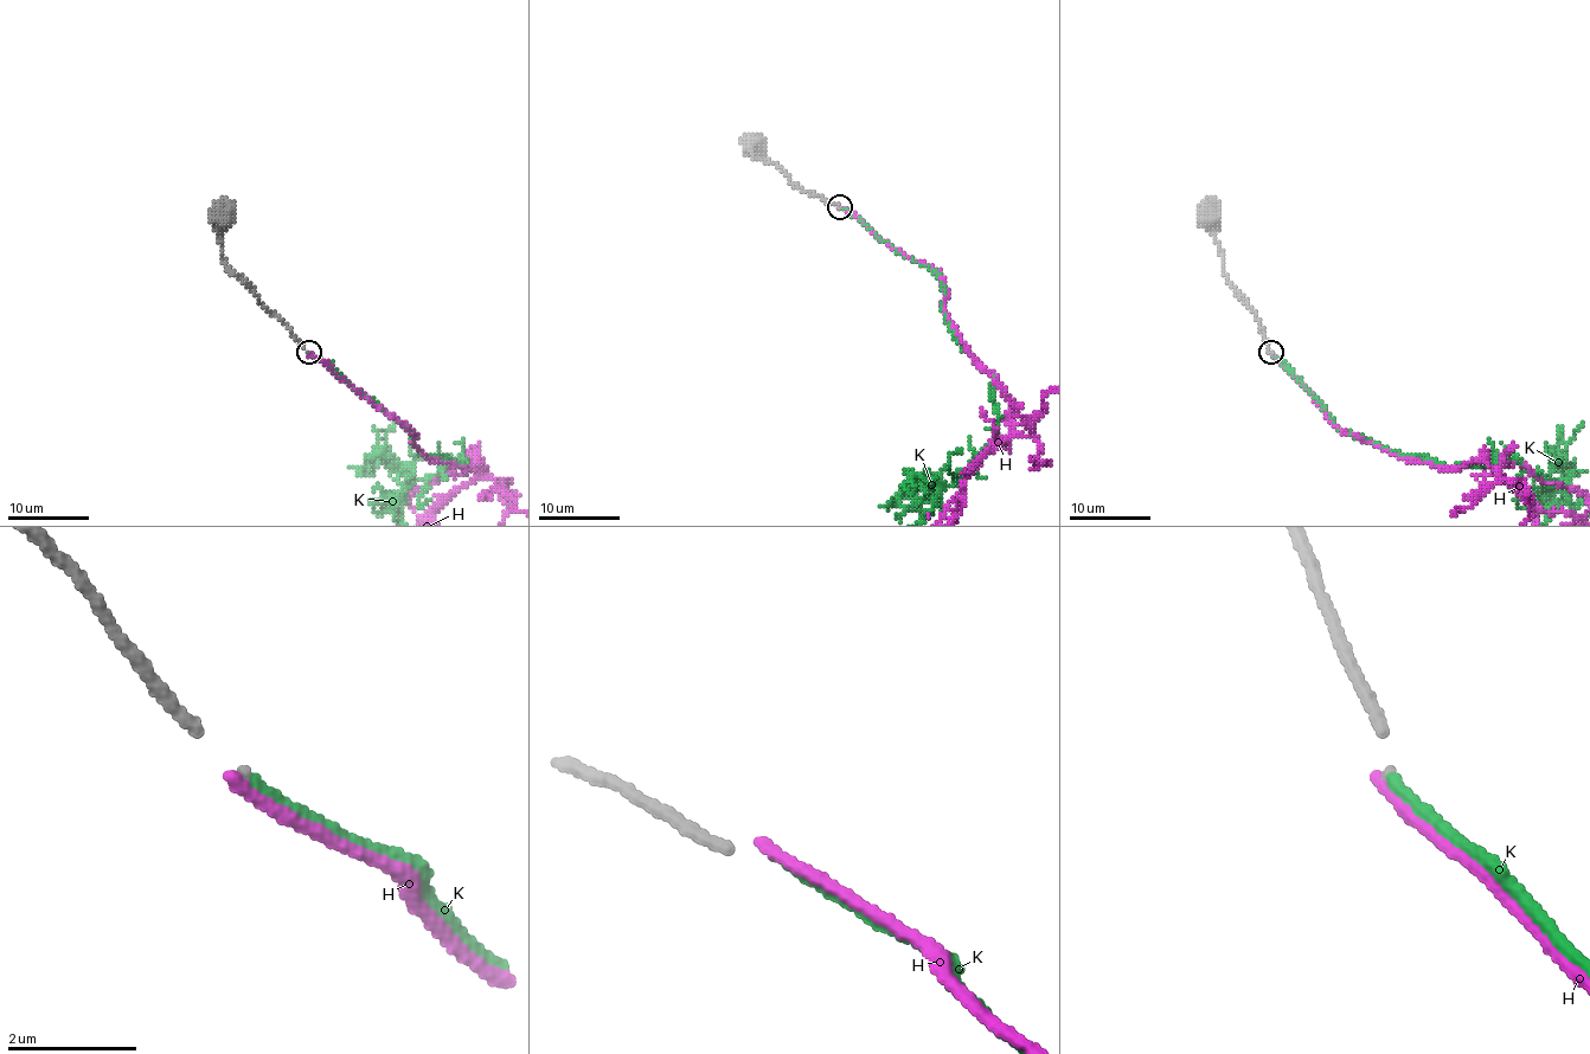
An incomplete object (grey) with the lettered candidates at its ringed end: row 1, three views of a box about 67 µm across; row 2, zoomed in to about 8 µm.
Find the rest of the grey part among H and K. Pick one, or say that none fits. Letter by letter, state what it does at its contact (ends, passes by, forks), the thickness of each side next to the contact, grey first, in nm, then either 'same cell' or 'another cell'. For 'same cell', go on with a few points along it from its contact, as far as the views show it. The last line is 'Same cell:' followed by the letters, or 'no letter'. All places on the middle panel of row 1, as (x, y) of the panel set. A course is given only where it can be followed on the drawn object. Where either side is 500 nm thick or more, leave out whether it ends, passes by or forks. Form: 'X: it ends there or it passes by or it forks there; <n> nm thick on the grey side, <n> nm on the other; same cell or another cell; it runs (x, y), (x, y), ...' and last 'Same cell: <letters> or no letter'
H: it ends there; 90 nm thick on the grey side, 190 nm on the other; another cell
K: it ends there; 90 nm thick on the grey side, 170 nm on the other; same cell
Same cell: K

